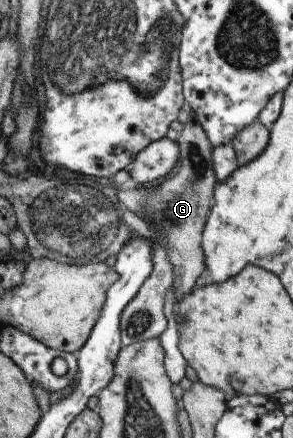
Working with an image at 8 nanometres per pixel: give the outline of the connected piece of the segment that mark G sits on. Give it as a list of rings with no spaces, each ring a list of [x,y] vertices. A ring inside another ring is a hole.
[[[190,117],[183,124],[175,140],[178,143],[178,165],[176,173],[154,189],[133,188],[116,191],[121,205],[142,217],[152,229],[152,236],[165,248],[168,261],[173,268],[172,289],[178,301],[190,293],[194,281],[205,269],[201,247],[201,233],[213,199],[216,177],[211,163],[211,149],[206,135],[196,117]]]

